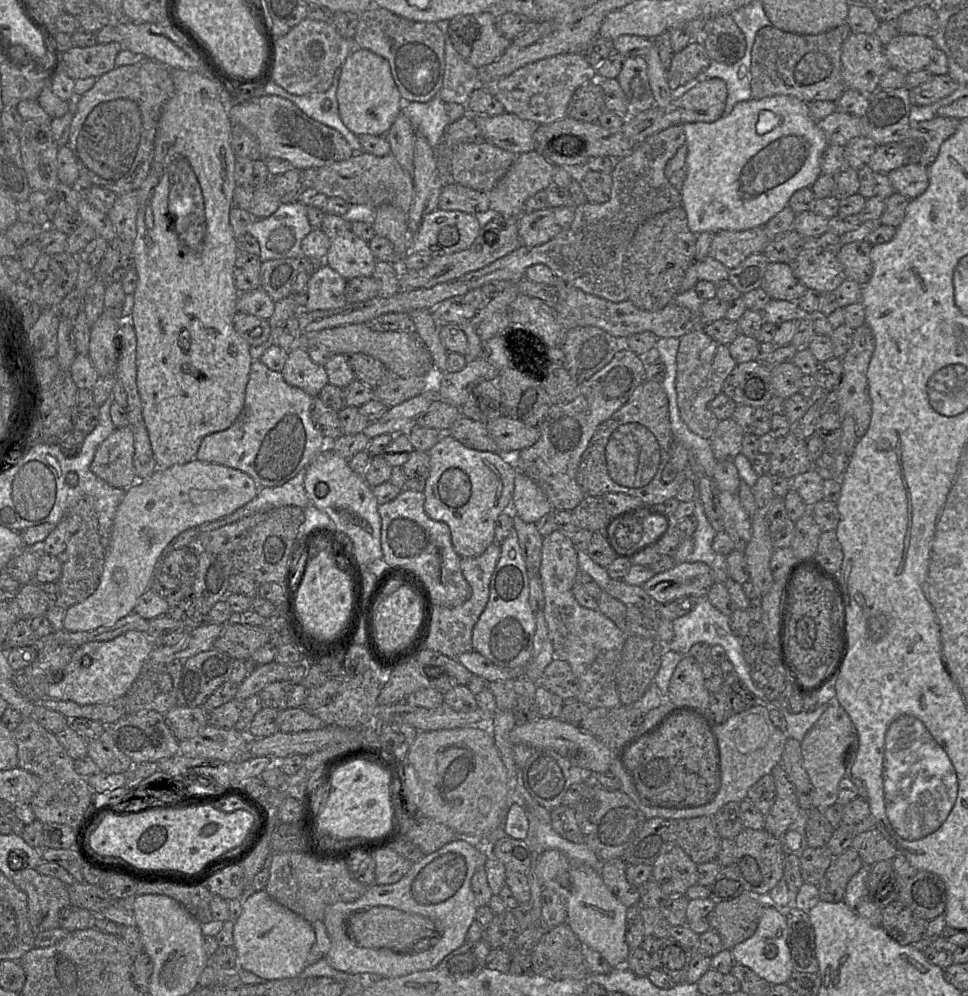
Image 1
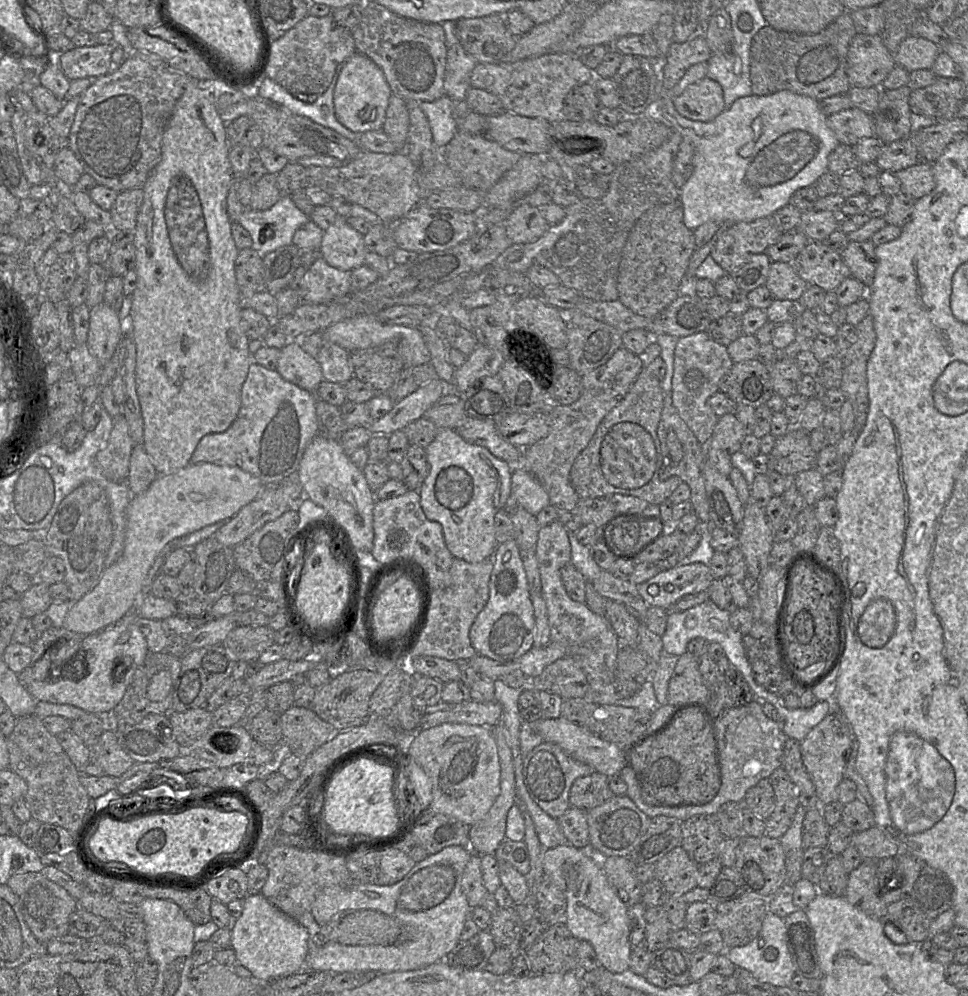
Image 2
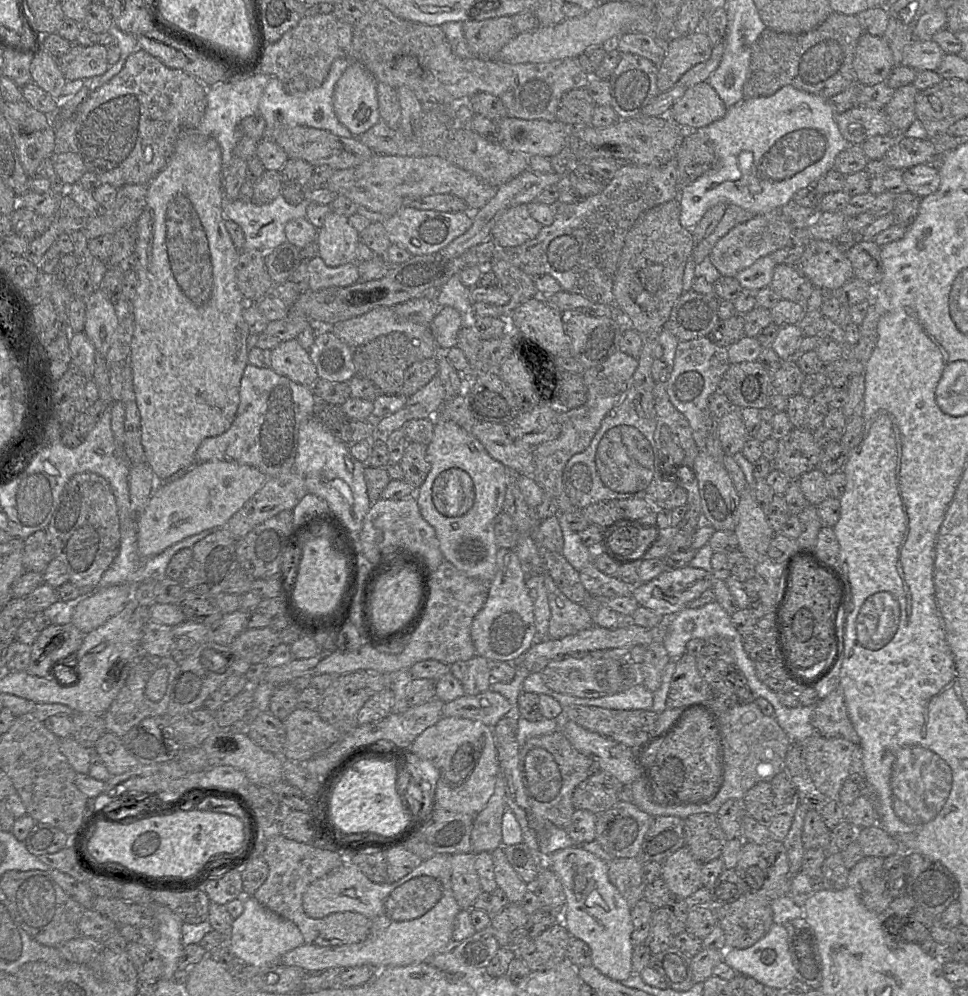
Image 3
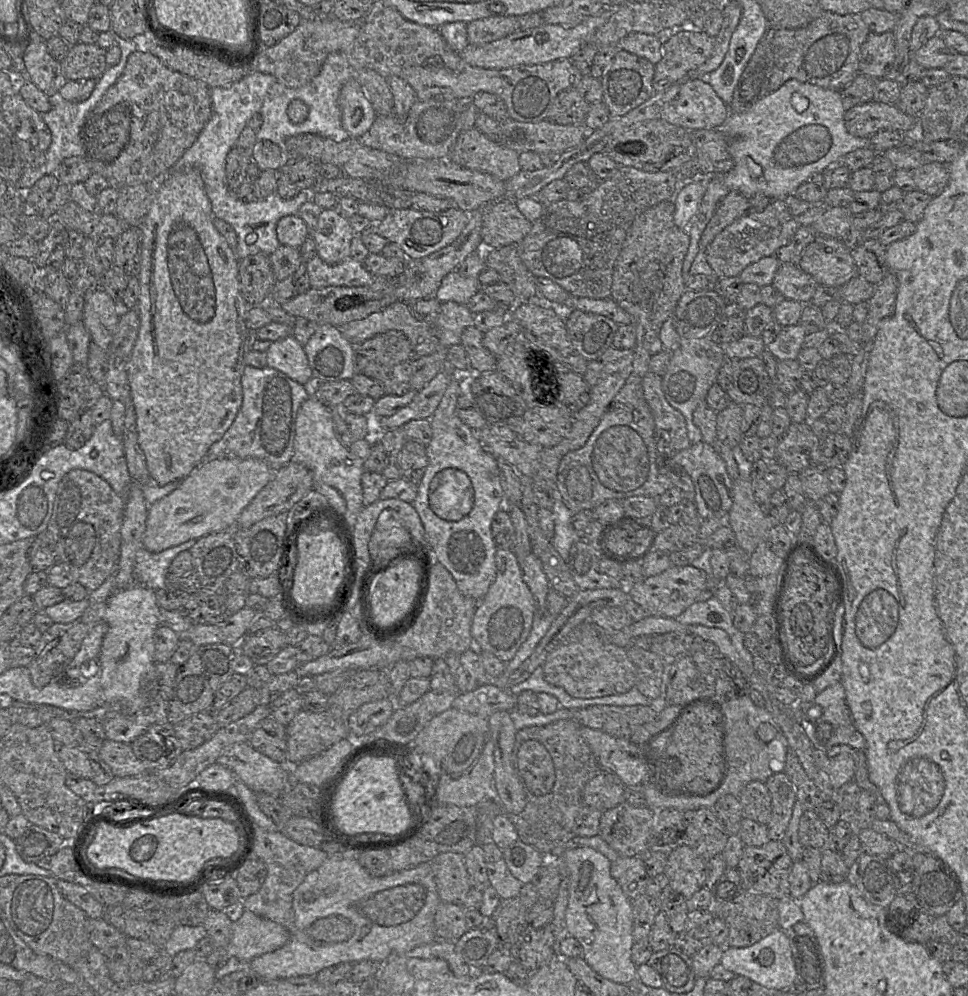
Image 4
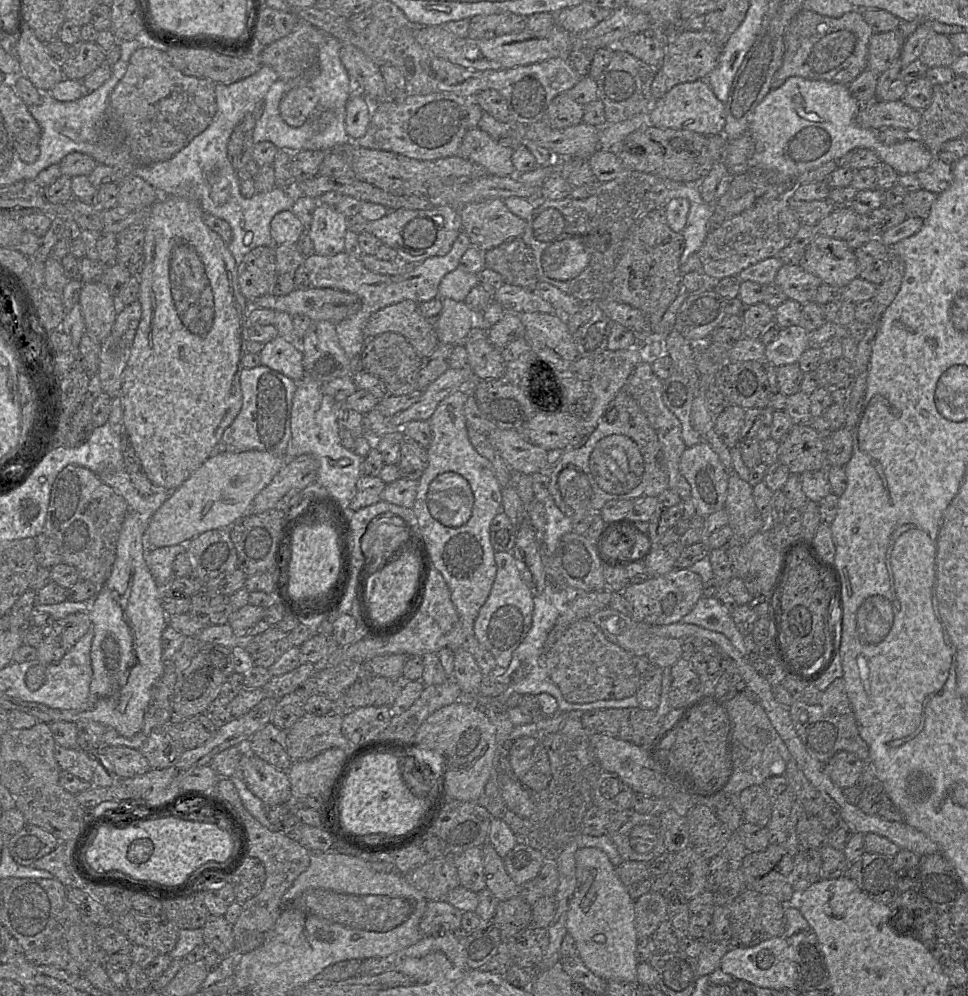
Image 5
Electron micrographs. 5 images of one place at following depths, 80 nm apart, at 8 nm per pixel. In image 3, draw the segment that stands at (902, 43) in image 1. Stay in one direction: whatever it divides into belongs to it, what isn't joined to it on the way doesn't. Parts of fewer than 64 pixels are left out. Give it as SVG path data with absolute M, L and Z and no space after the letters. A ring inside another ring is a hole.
M913 39L903 50L902 62L915 71L936 71L941 64L945 52L932 39Z

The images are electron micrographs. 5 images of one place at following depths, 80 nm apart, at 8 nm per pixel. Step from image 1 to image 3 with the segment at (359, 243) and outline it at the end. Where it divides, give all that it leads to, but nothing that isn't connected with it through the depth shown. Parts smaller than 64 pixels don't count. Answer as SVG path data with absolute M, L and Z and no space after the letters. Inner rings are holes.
M332 211L317 232L318 255L329 267L356 262L360 241L360 234L349 224L348 218Z

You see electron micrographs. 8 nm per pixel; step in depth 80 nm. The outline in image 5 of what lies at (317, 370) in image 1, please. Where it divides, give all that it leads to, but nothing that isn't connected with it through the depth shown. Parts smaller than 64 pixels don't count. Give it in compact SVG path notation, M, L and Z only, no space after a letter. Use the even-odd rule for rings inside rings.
M280 335L265 343L259 355L262 365L296 382L306 376L300 346L297 343L287 341Z

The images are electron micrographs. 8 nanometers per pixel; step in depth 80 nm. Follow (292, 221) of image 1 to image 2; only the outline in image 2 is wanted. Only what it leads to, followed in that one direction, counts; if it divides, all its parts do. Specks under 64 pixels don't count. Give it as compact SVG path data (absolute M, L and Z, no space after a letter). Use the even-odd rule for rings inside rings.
M289 195L281 198L267 210L246 208L238 223L249 232L252 249L264 257L283 246L293 244L294 233L310 218L294 204Z

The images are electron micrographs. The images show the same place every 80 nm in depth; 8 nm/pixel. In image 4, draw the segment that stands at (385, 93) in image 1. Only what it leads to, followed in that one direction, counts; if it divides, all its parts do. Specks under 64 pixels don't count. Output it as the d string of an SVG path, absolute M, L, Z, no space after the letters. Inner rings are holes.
M352 77L341 88L338 105L344 129L359 138L369 130L377 114L361 85Z

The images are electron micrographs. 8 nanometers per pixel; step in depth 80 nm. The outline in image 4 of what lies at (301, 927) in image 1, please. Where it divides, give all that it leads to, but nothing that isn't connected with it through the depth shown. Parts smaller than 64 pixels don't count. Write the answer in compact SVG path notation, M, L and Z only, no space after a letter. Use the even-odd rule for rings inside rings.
M245 910L233 923L230 956L250 962L257 956L282 947L290 938L290 931L269 919Z

